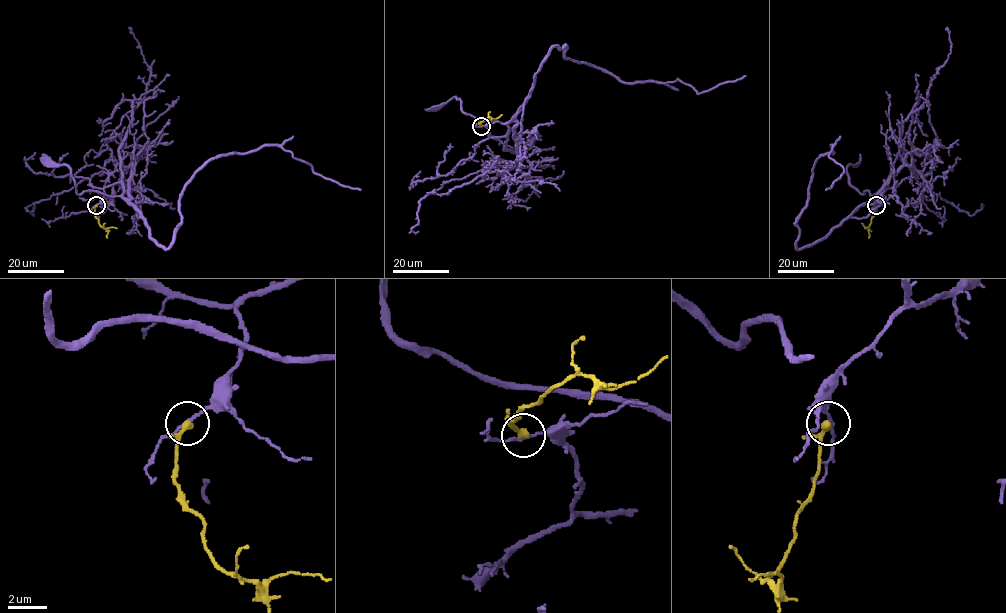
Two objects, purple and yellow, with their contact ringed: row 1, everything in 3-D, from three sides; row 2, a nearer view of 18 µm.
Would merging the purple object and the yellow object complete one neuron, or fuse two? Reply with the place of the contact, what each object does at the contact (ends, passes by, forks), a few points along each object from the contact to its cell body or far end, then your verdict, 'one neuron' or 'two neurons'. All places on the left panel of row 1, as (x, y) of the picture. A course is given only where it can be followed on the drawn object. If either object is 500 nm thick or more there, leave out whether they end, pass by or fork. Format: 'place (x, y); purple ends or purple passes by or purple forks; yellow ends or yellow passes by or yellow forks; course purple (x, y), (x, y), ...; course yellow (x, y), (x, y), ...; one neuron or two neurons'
place (96, 205); purple passes by; yellow passes by; course purple (96, 205), (120, 183), (150, 236), (168, 247), (194, 174), (218, 157), (265, 145), (360, 190); course yellow (96, 205), (94, 214), (99, 224), (103, 228), (117, 228); two neurons

